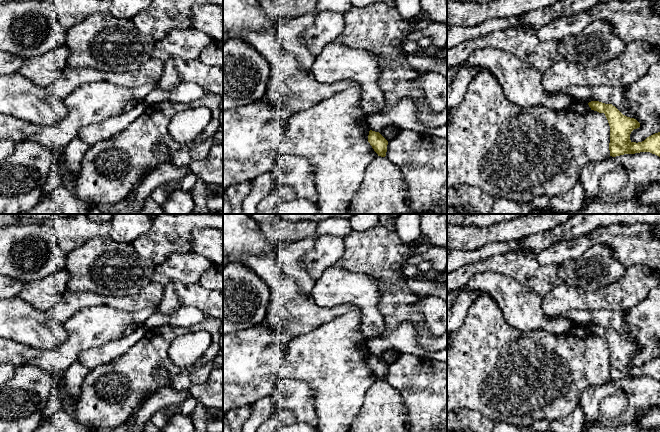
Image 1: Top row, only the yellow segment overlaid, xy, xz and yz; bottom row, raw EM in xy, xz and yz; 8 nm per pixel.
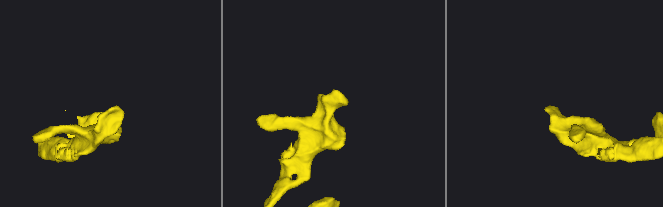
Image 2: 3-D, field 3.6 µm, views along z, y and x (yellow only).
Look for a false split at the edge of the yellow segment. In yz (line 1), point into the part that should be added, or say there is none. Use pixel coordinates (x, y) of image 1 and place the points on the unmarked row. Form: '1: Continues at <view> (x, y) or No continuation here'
1: No continuation here

